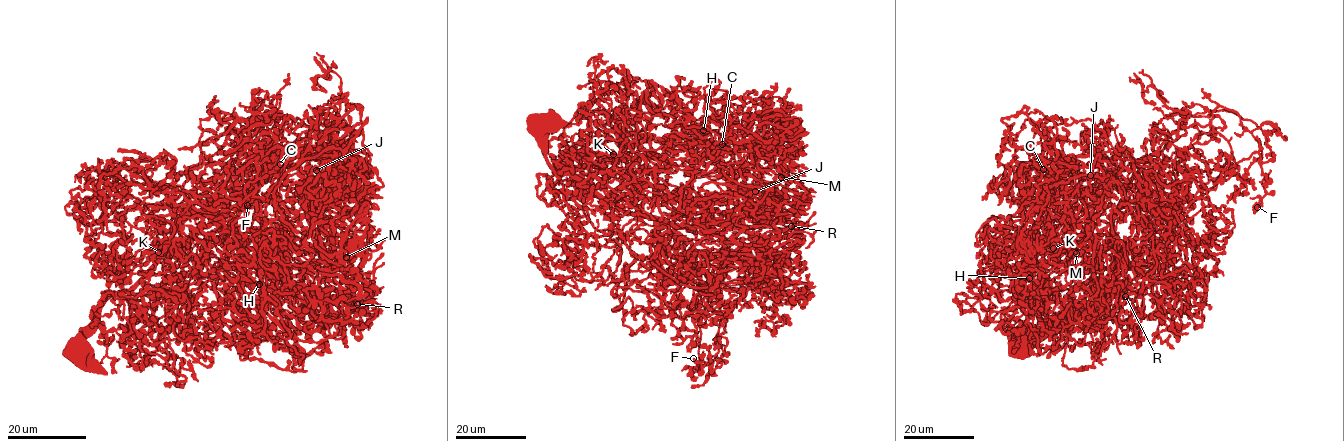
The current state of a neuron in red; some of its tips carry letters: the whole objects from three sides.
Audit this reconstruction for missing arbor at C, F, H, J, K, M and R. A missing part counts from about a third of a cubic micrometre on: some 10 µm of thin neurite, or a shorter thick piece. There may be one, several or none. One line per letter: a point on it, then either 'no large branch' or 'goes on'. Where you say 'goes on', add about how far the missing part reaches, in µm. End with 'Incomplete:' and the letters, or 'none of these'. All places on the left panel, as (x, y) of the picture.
C: at (280, 164); no large branch
F: at (247, 205); no large branch
H: at (259, 284); no large branch
J: at (316, 170); no large branch
K: at (158, 252); goes on; about 30 µm are missing
M: at (346, 257); goes on; about 35 µm are missing
R: at (357, 304); goes on; about 20 µm are missing
Incomplete: K, M, R

